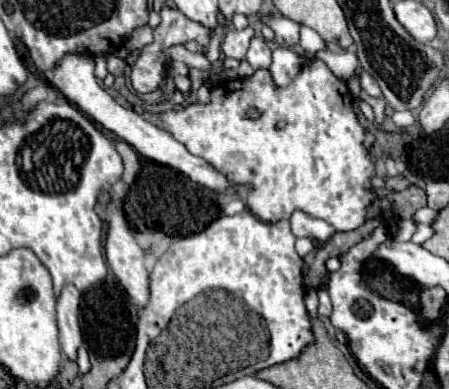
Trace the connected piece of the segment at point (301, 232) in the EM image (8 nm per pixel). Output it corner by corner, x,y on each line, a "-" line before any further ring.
296,210
290,216
290,224
292,224
292,232
298,238
306,237
314,242
326,242
334,236
334,228
318,218
310,218
308,214
302,214
300,210

